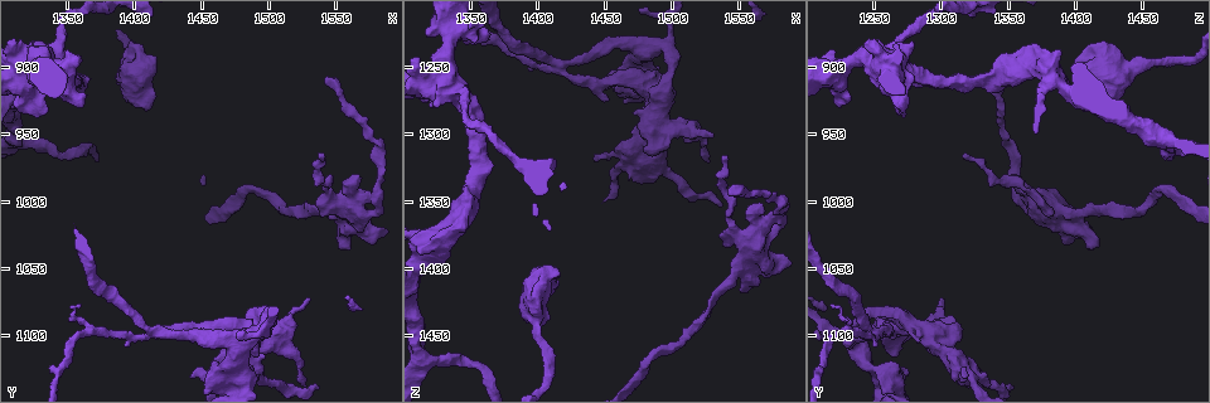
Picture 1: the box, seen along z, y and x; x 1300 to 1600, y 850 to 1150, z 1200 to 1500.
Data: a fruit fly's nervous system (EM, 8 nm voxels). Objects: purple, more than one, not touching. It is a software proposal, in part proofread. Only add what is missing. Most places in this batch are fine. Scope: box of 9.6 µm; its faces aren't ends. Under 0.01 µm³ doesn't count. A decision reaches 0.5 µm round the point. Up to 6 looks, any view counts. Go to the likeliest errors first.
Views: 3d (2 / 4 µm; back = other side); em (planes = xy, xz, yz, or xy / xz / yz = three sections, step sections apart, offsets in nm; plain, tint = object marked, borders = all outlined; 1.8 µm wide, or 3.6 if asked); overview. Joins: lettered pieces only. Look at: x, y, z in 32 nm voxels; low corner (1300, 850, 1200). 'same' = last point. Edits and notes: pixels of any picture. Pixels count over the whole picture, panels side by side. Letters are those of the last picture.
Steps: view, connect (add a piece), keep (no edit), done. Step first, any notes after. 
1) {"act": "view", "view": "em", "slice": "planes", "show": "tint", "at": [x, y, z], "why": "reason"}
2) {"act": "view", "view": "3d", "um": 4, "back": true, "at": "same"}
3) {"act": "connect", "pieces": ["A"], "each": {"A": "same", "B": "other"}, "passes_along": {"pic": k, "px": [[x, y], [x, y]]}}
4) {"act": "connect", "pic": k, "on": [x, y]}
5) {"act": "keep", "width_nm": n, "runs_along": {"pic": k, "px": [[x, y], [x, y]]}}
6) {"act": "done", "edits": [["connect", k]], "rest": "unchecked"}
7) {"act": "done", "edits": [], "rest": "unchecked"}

{"act": "view", "view": "em", "slice": "yz", "step": 4, "show": "tint", "at": [1416, 1100, 1250], "why": "side arm on a straight run"}

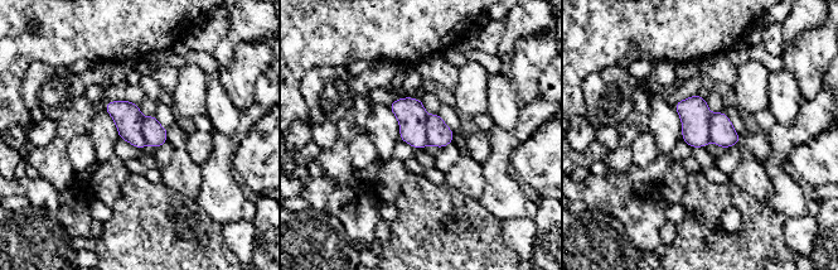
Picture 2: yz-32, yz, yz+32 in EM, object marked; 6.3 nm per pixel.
{"act": "view", "view": "em", "slice": "planes", "show": "borders", "at": "same", "why": "another direction"}

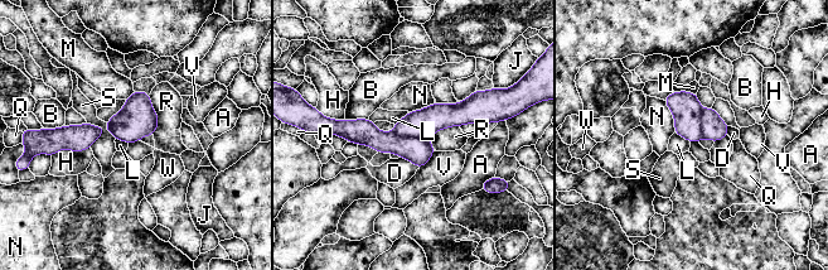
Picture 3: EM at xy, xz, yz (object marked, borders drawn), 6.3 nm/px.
{"act": "keep", "width_nm": 240, "each": {"A": "other", "B": "other", "D": "other", "H": "other", "J": "other", "L": "other", "M": "other", "N": "other", "Q": "other", "R": "other", "S": "other", "V": "other", "W": "other"}, "border": {"pic": 3, "px": [[674, 131], [690, 143]]}, "found": "none of them fits"}

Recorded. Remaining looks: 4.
{"act": "view", "view": "3d", "um": 2, "at": [1542, 908, 1340], "why": "end of a long branch"}

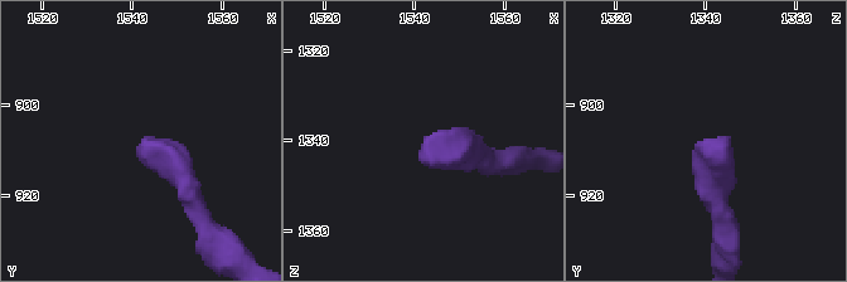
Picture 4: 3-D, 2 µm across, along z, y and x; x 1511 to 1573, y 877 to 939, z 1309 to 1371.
{"act": "view", "view": "em", "slice": "xy", "step": 4, "show": "tint", "at": [1542, 908, 1340]}

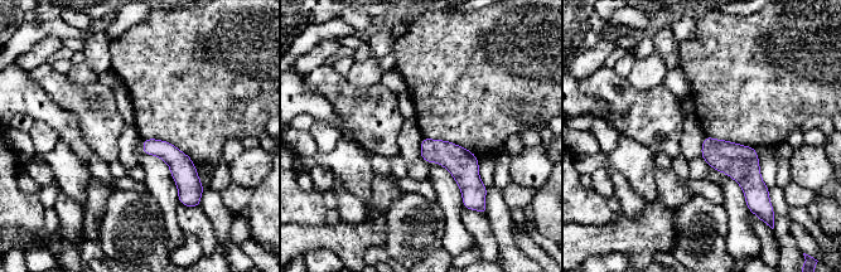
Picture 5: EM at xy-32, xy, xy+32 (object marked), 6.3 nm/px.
{"act": "view", "view": "em", "slice": "planes", "show": "borders", "at": "same"}

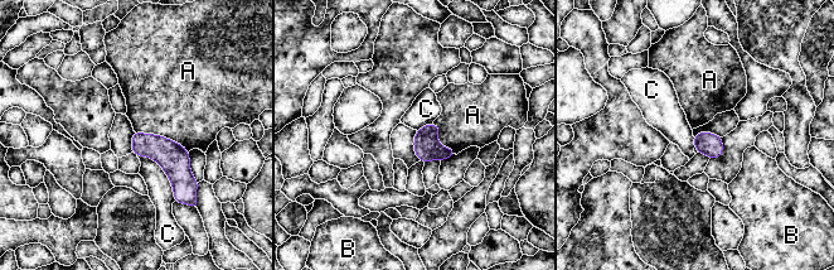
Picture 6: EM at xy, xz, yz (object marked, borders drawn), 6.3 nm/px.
{"act": "keep", "each": {"A": "other", "B": "other", "C": "other"}, "border": {"pic": 6, "px": [[134, 130], [164, 135], [188, 152]]}, "found": "none of them fits"}

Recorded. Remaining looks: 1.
{"act": "view", "view": "em", "slice": "xz", "step": 8, "show": "borders", "at": [1326, 938, 1274]}

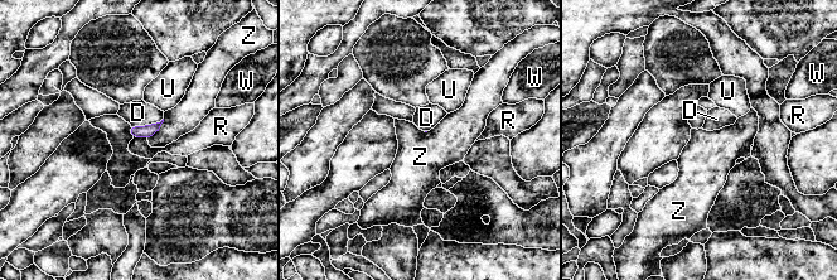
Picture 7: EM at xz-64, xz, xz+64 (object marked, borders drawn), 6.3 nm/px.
{"act": "keep", "each": {"D": "other", "R": "other", "U": "other", "W": "other", "Z": "other"}, "border": {"pic": 7, "px": [[164, 119], [160, 128], [148, 139]]}, "found": "none of them fits"}

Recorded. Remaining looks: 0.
{"act": "done", "edits": [], "rest": "unchecked"}

